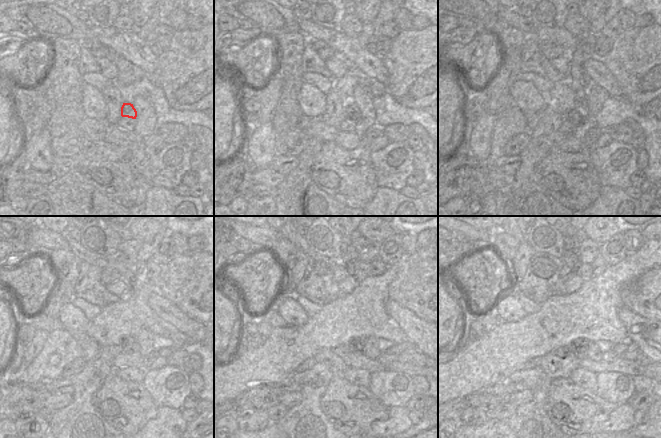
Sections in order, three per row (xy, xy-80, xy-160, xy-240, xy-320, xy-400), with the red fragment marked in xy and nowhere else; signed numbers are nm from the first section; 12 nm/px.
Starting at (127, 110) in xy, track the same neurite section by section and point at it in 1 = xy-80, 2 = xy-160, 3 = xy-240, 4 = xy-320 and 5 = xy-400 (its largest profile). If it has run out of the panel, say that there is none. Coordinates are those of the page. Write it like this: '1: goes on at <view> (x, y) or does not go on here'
1: goes on at xy-80 (352, 112)
2: goes on at xy-160 (576, 116)
3: goes on at xy-240 (134, 348)
4: goes on at xy-320 (356, 345)
5: goes on at xy-400 (580, 346)

